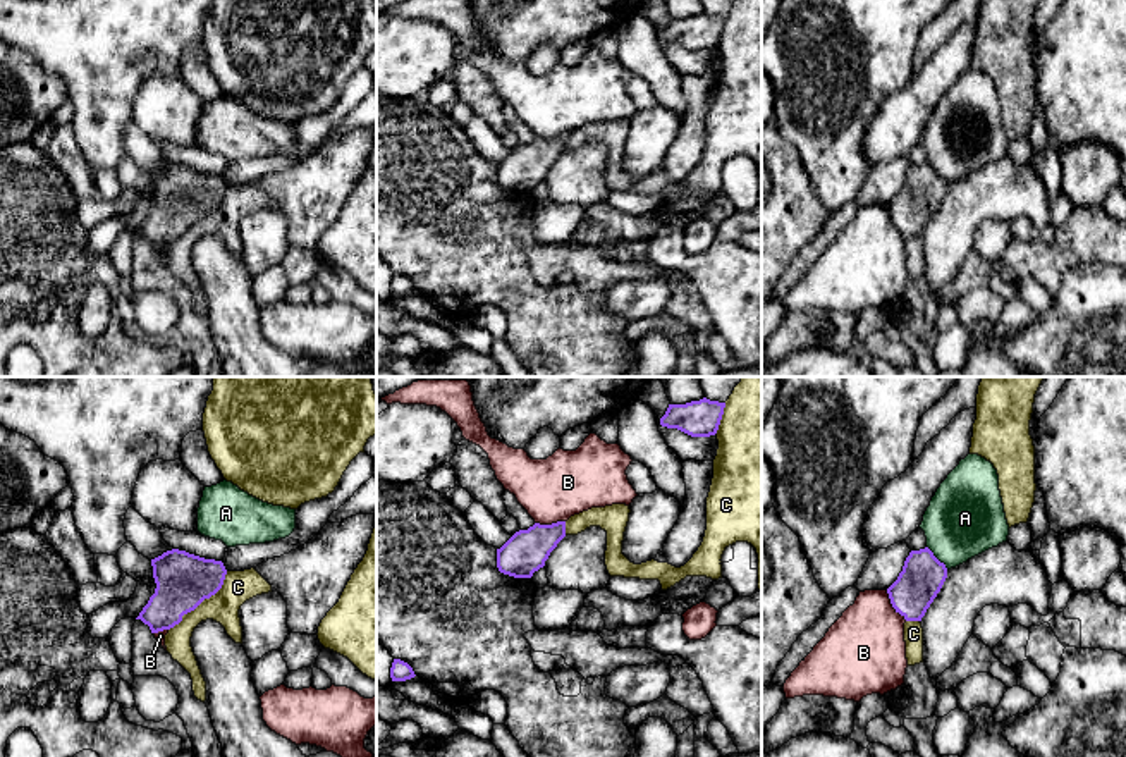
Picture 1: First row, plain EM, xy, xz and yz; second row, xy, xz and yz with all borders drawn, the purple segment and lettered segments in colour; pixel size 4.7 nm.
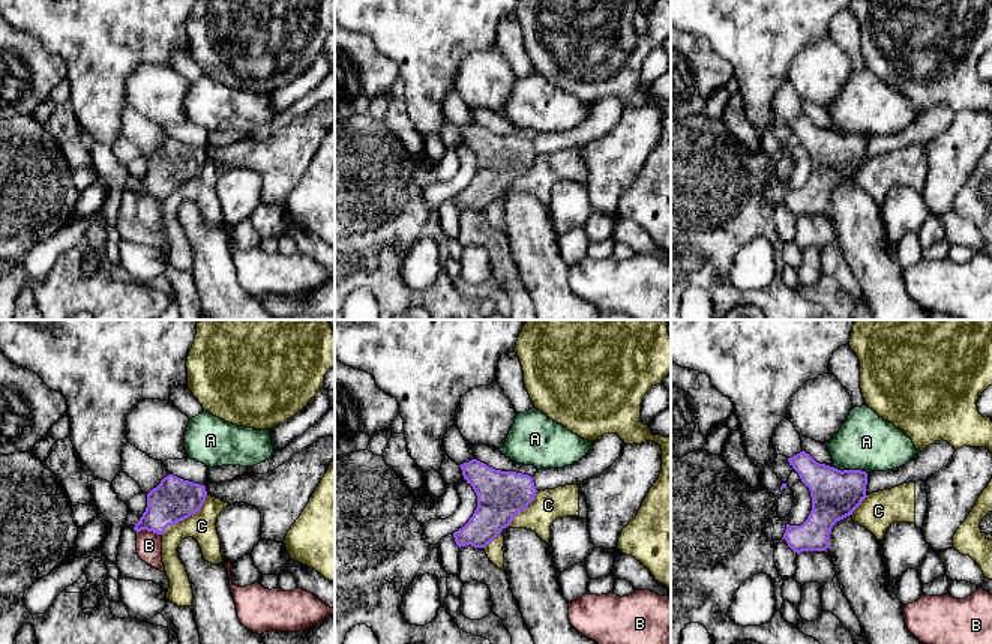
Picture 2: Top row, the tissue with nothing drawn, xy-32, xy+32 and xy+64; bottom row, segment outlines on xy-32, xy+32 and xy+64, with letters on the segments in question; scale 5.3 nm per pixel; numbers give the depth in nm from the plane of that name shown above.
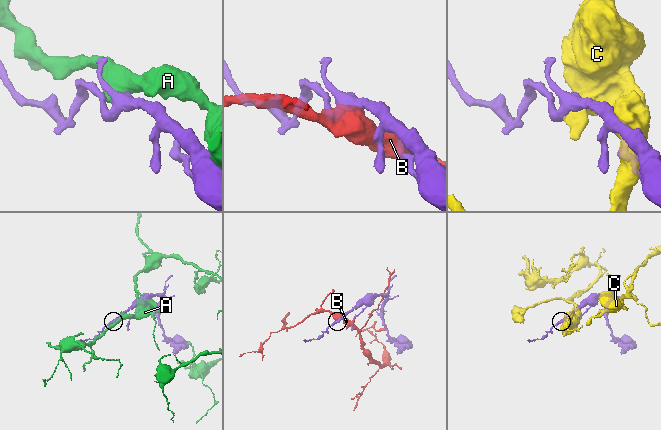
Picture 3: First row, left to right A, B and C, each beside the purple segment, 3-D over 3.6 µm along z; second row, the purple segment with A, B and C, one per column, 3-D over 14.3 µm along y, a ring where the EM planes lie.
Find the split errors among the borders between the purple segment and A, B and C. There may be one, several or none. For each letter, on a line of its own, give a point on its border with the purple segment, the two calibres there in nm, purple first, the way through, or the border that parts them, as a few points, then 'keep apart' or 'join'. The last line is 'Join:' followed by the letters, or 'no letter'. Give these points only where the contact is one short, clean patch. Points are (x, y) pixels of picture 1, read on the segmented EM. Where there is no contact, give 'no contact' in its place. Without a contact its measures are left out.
A: contact yz (936, 558); calibres 200 and 360 nm; keep apart
B: contact yz (893, 606); calibres 200 and 380 nm; keep apart
C: contact xy (201, 601); calibres 260 and 150 nm; keep apart
Join: no letter

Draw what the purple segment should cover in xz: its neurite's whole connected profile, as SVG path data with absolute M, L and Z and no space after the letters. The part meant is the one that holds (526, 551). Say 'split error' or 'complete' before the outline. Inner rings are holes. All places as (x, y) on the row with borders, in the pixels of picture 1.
complete; M566 521L535 523L528 530L519 530L497 549L497 568L514 578L531 578L535 571L545 566L550 552L564 537Z

